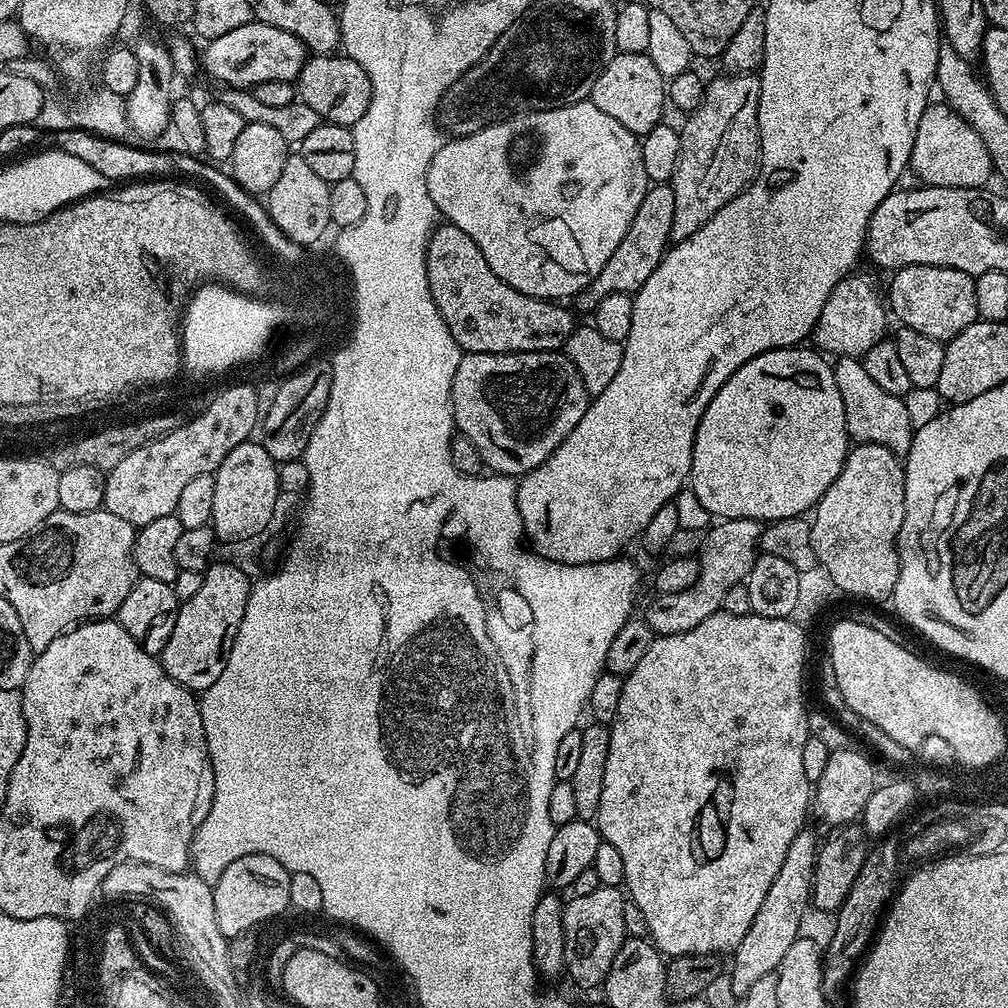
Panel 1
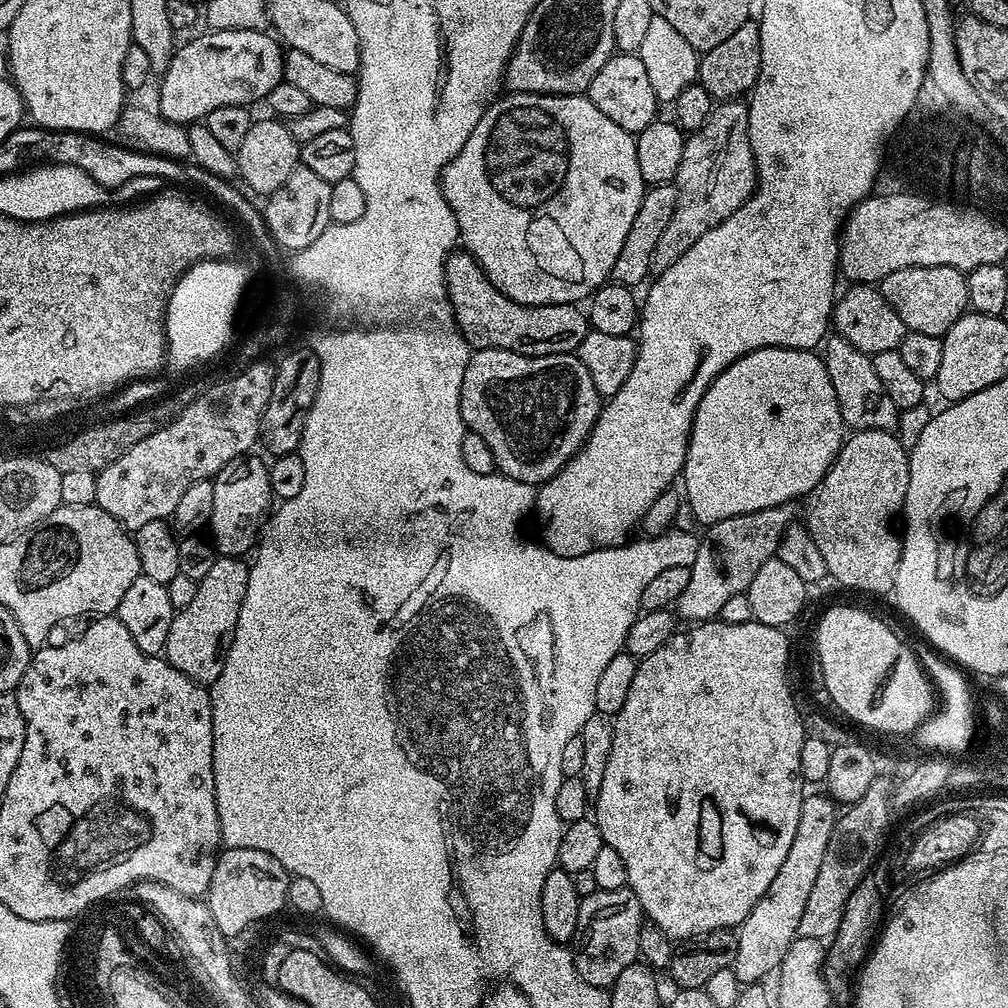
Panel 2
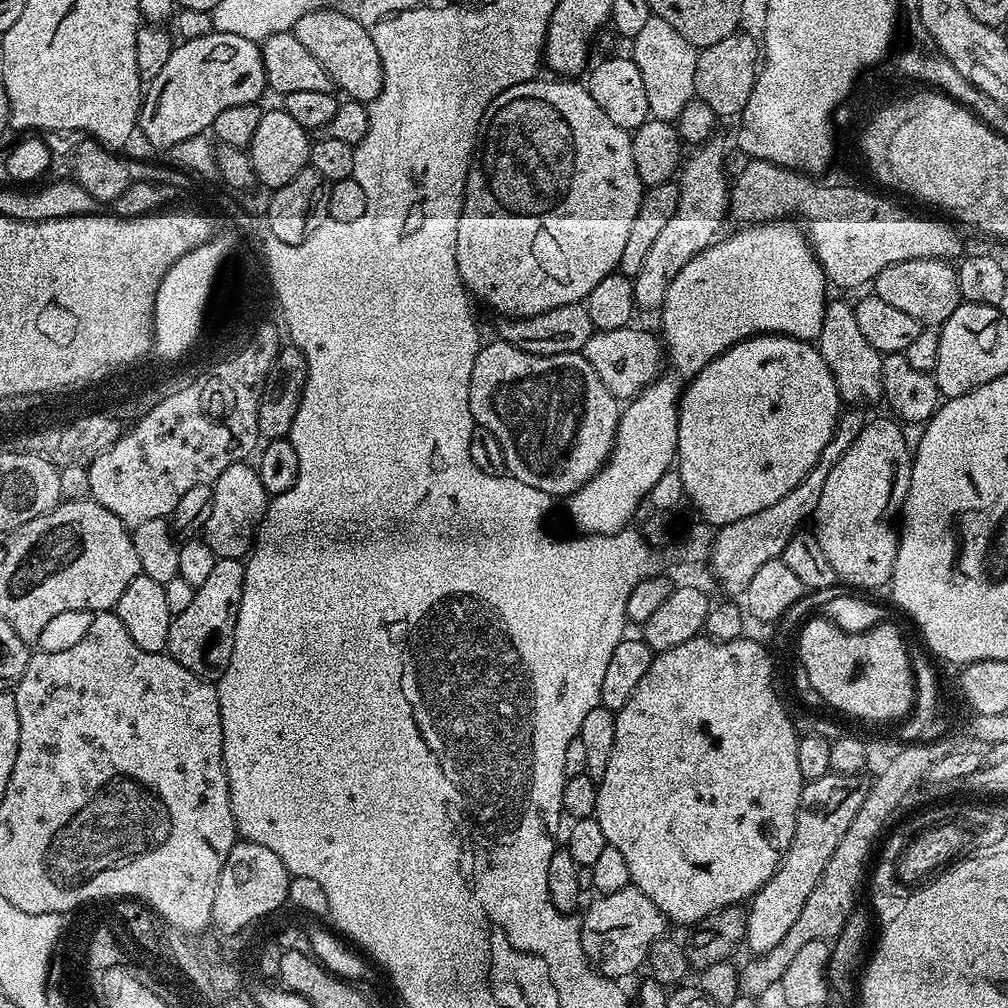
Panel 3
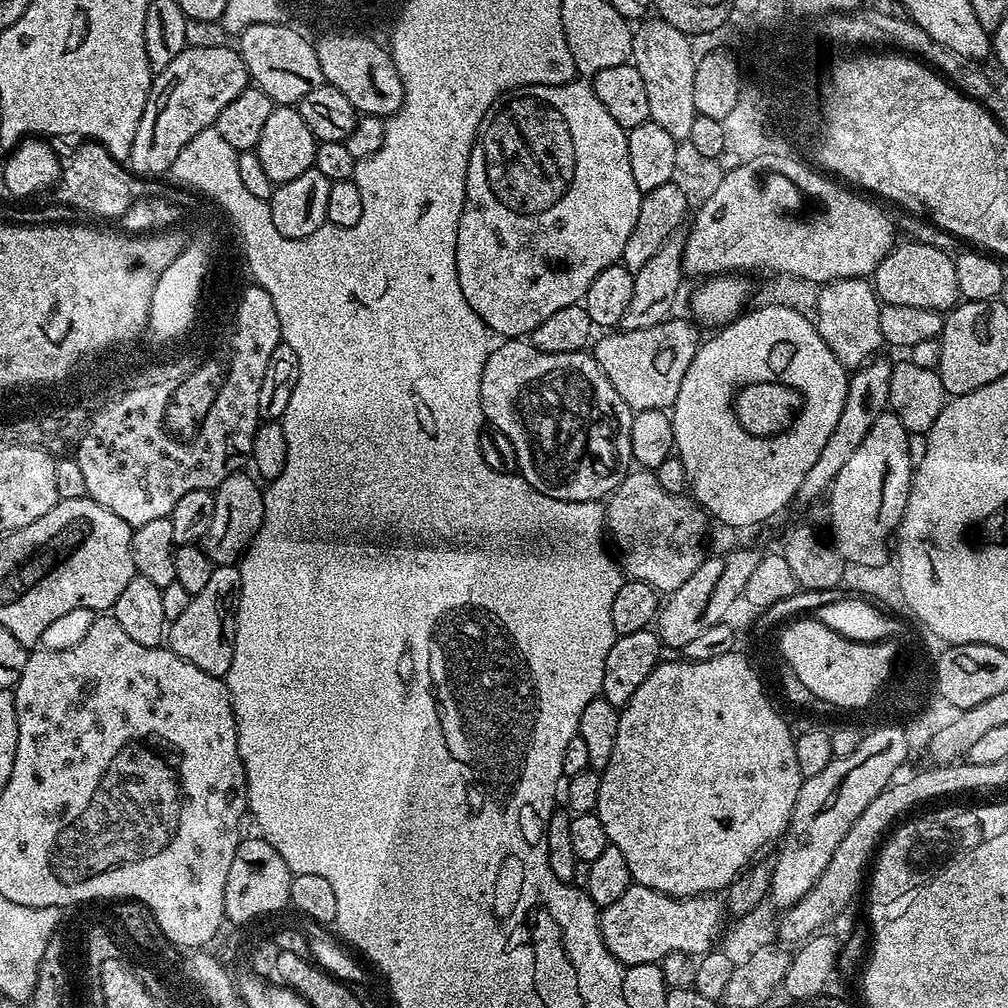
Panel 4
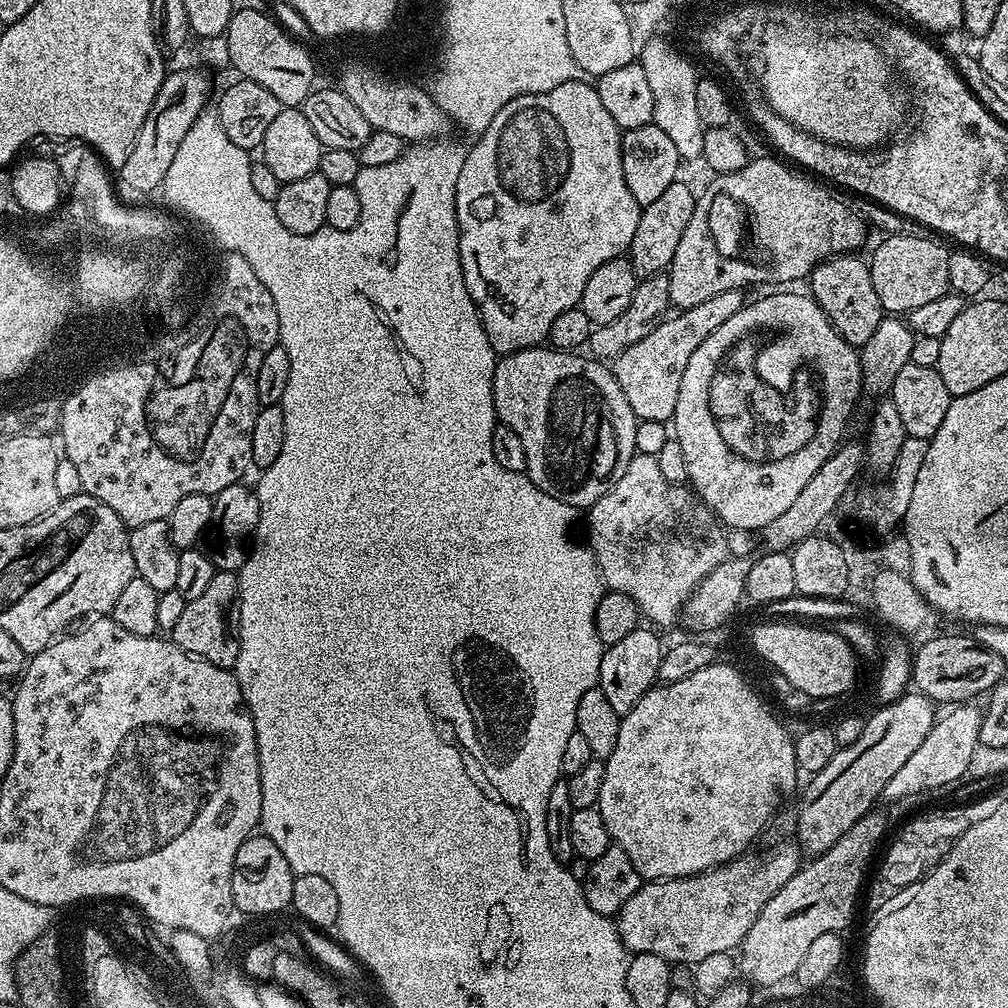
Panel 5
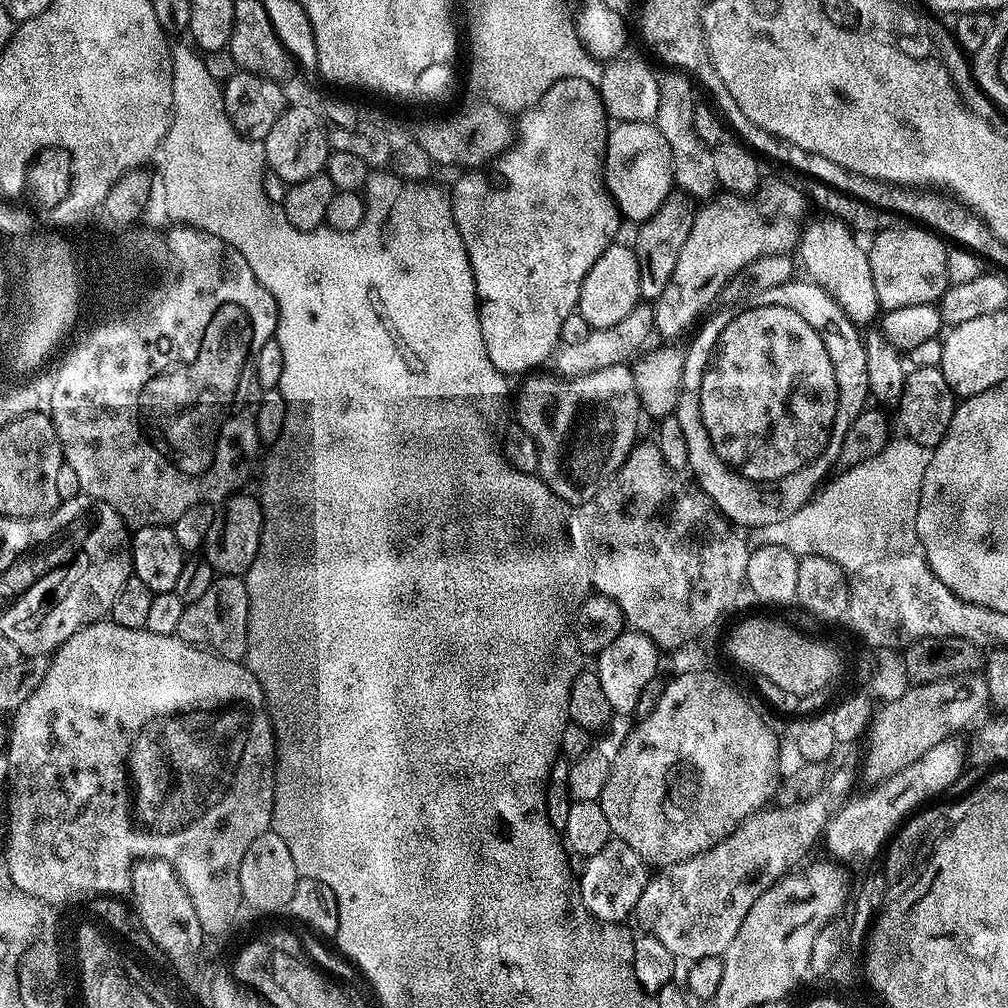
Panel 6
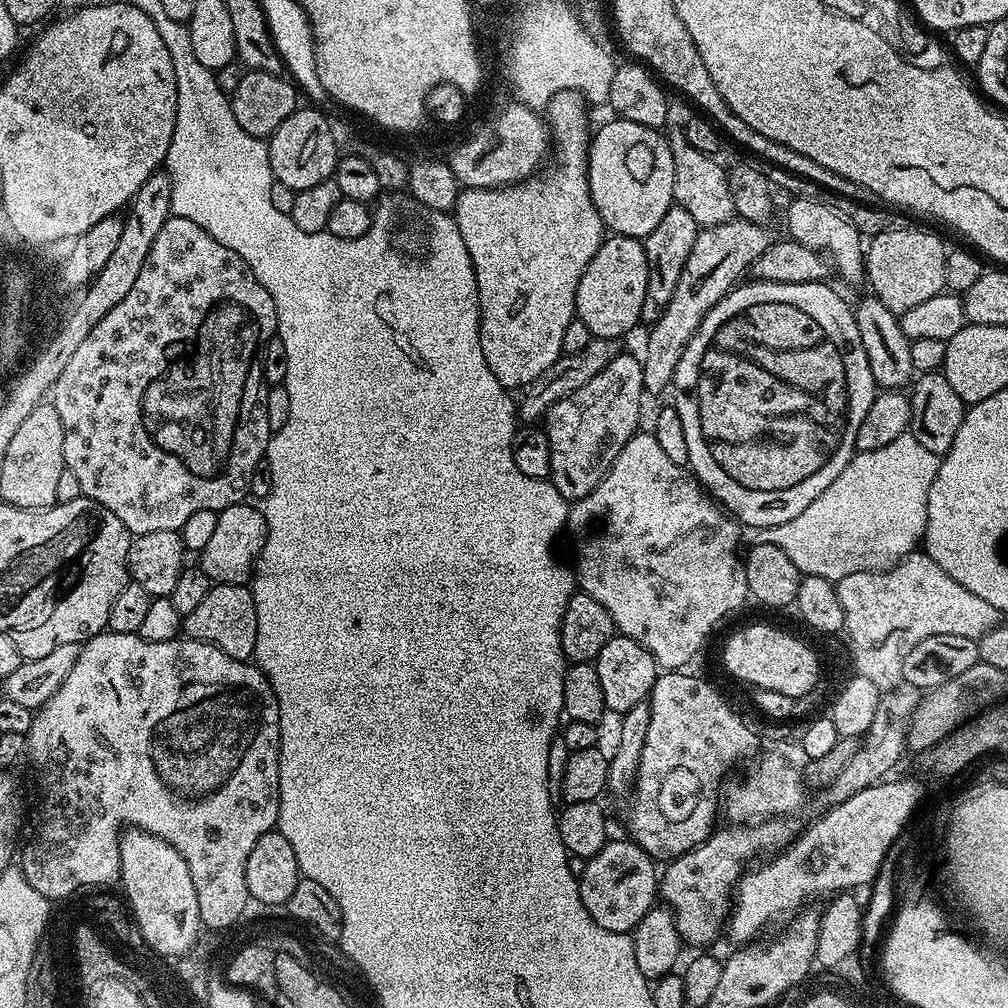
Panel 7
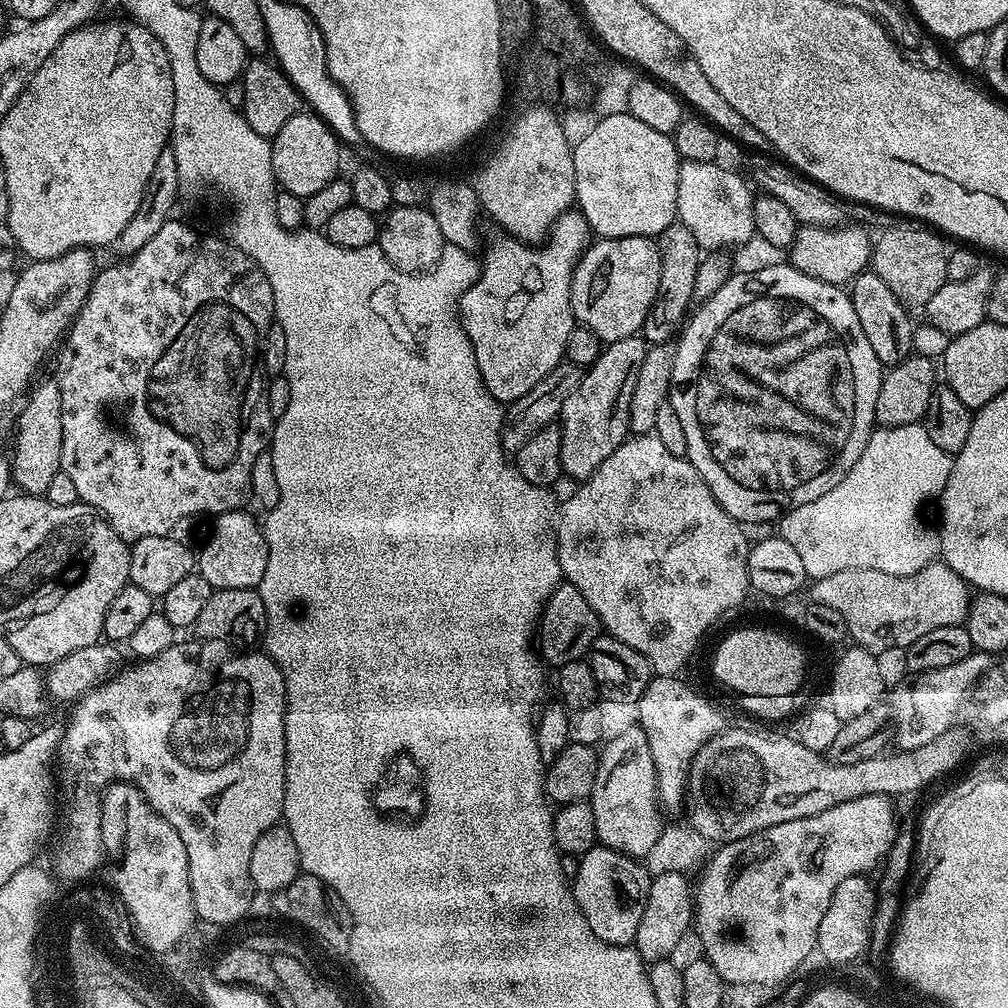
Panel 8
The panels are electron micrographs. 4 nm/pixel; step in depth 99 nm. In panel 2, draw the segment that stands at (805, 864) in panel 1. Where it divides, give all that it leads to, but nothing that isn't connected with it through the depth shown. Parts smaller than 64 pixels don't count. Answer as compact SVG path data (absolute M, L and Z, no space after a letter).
M805 795L802 814L798 814L798 831L778 875L774 877L774 882L770 882L766 894L758 898L758 906L754 906L754 910L750 910L748 917L738 926L734 967L741 985L761 983L765 979L763 976L771 972L773 975L779 969L782 958L786 958L786 950L790 950L798 935L802 910L806 910L810 889L814 887L814 878L818 878L818 869L822 867L822 857L826 854L837 819L838 805L831 796Z

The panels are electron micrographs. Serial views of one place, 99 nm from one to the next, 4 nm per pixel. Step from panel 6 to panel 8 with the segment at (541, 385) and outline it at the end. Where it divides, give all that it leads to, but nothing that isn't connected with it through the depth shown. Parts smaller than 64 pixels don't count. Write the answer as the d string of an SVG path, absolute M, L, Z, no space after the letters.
M643 335L622 338L608 344L600 356L581 375L580 385L566 398L558 423L562 438L563 475L575 482L583 482L618 450L618 446L629 435L630 394L634 394L634 382L638 382L638 370L646 362L650 345Z

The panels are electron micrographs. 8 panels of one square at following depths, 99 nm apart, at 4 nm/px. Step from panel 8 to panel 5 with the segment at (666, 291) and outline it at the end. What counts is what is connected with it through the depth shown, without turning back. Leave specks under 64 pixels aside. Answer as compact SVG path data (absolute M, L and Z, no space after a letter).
M677 178L656 201L641 207L638 230L634 230L632 244L626 253L637 277L647 278L667 273L674 258L674 250L678 250L678 241L690 223L690 214L694 214L696 197L697 193L692 192L691 186Z

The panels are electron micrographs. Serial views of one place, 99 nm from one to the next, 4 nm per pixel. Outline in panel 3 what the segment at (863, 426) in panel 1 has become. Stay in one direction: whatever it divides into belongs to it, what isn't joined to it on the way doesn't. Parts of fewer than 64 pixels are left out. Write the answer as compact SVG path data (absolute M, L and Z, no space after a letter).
M833 299L824 309L822 330L818 341L818 351L826 362L834 382L838 386L841 401L848 406L864 406L879 401L884 394L882 386L882 362L884 356L862 338L858 326L855 307L844 300Z

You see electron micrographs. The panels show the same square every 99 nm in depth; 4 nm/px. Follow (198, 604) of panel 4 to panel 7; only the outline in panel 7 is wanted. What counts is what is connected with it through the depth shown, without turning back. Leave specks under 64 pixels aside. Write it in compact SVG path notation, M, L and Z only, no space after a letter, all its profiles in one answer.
M213 584L202 603L182 618L182 632L187 639L213 644L218 650L230 654L230 658L239 660L253 659L257 630L252 589L243 584Z

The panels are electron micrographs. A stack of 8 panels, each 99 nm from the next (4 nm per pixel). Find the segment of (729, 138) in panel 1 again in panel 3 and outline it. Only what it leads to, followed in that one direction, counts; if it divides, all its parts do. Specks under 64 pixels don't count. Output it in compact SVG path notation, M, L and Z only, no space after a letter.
M716 143L699 145L693 151L696 153L683 161L678 176L678 210L674 210L674 218L666 222L665 228L658 233L658 239L650 245L650 251L642 262L642 270L632 277L637 309L660 309L666 298L666 290L670 290L670 282L674 282L678 270L682 270L690 258L706 250L721 235L724 216L726 220L730 212L730 176L724 173L724 148Z

